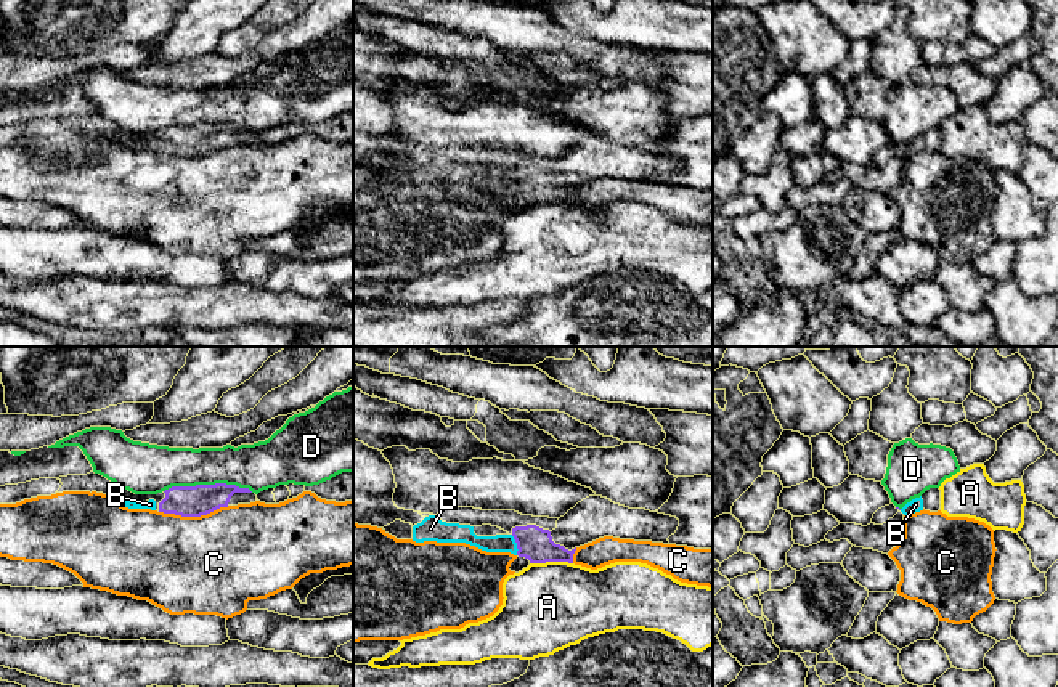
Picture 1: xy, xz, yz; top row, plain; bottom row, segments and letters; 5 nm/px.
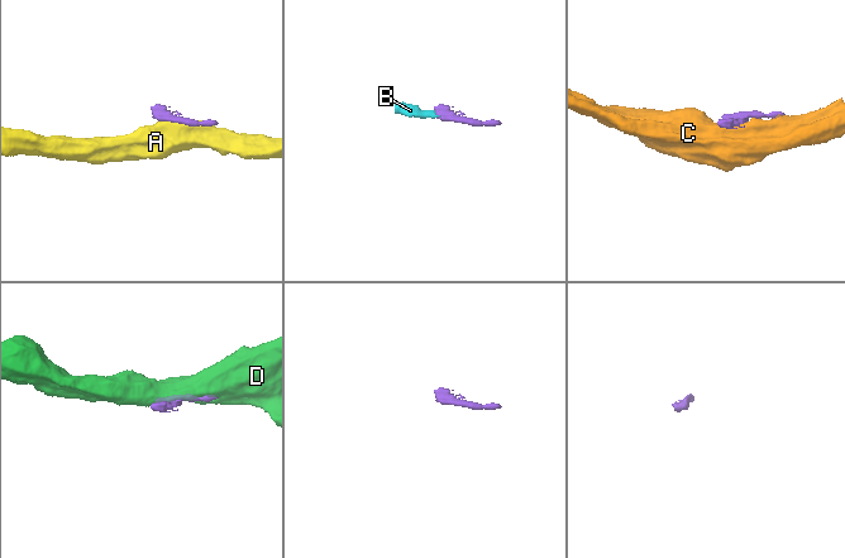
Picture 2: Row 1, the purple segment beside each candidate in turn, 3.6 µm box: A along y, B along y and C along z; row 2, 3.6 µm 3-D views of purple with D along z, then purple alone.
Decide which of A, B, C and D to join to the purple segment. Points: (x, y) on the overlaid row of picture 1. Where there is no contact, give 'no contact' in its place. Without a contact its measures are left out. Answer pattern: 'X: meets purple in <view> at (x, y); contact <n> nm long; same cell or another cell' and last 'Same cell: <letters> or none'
A: meets purple in xz at (551, 560); contact 220 nm long; another cell
B: meets purple in xz at (517, 544); contact 110 nm long; same cell
C: meets purple in xy at (193, 516); contact 360 nm long; another cell
D: meets purple in xy at (209, 485); contact 440 nm long; another cell
Same cell: B

